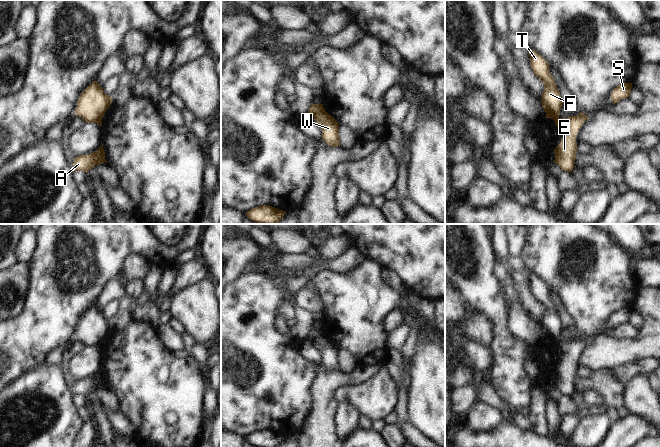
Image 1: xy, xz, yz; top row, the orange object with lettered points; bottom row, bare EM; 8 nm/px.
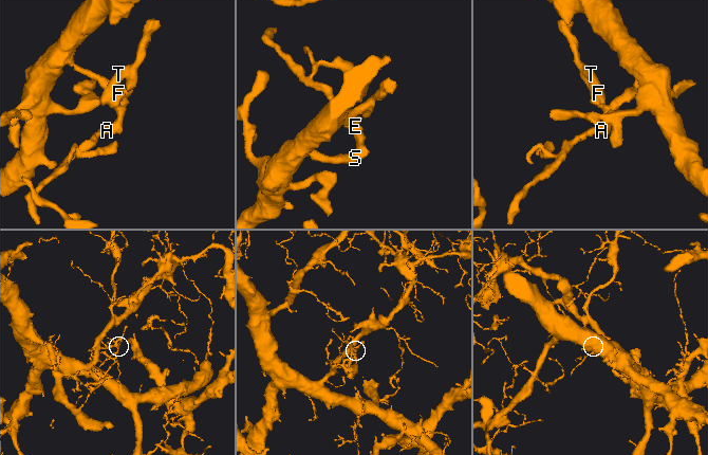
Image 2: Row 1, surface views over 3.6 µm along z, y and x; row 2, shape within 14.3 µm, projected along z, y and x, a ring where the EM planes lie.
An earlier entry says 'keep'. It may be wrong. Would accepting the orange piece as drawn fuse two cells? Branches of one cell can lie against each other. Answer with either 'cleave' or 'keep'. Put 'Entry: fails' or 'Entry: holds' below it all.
cleave
Entry: fails

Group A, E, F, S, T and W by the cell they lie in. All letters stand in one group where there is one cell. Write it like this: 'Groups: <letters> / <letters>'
Groups: A E S W / F T.

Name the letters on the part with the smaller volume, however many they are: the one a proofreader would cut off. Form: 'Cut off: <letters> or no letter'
Cut off: F, T.

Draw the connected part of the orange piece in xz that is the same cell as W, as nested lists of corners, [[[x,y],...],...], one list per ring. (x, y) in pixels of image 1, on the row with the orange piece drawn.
[[[326,111],[314,117],[314,120],[322,129],[322,139],[329,146],[340,146],[339,123]]]

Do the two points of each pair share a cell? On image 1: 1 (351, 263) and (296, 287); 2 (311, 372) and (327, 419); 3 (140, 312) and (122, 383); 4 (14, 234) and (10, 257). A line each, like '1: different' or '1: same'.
1: same
2: different
3: different
4: same

